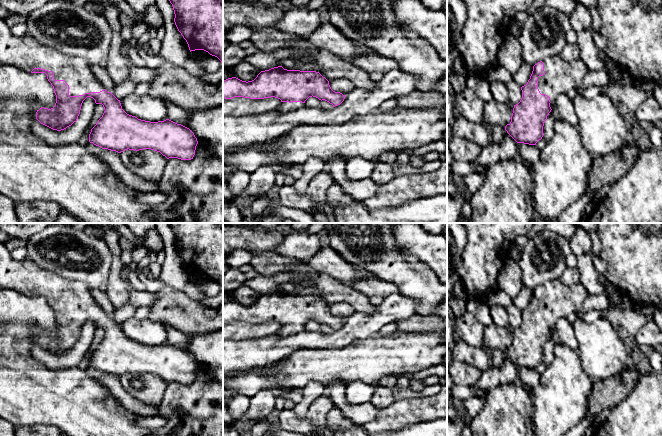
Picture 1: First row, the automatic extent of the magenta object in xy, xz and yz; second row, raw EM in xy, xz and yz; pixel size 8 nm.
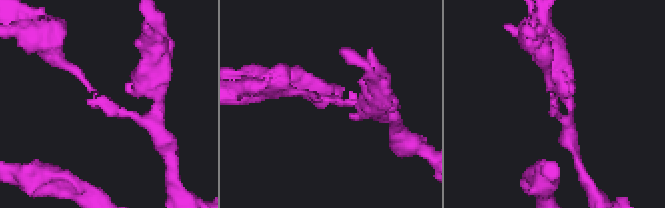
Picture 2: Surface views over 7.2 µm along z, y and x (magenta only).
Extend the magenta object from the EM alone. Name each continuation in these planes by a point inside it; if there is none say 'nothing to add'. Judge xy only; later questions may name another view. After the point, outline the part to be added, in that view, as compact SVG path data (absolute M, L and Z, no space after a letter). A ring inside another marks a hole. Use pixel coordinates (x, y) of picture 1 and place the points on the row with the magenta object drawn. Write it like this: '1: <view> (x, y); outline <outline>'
1: xy (24, 52); outline M1 18L0 62L28 72L34 68L52 71L55 80L64 80L69 85L70 96L104 90L87 61L65 56L52 48L43 46L29 34L15 36Z

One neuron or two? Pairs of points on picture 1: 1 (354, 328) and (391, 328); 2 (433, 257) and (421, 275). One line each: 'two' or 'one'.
1: two
2: two

